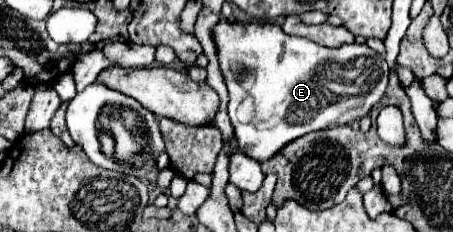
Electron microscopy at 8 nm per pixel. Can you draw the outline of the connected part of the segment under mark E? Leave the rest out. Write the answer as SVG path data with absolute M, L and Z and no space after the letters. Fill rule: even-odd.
M219 22L213 28L213 36L229 88L229 118L237 144L259 162L271 158L299 136L345 126L369 116L387 90L389 66L385 58L371 50L363 52L355 42L327 48L307 38L289 36L281 26L269 22ZM323 82L349 82L349 96L329 92Z

